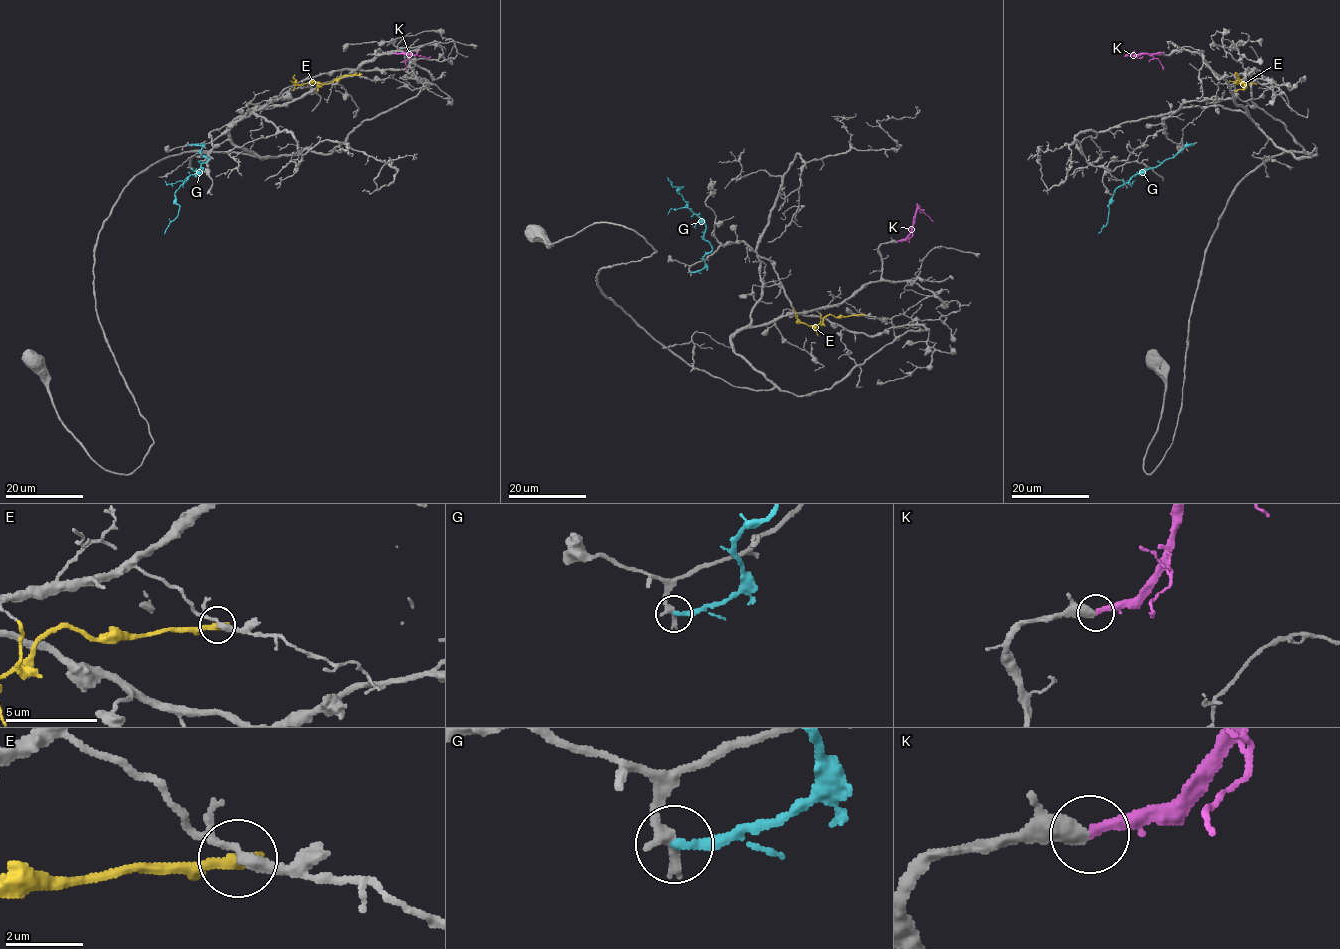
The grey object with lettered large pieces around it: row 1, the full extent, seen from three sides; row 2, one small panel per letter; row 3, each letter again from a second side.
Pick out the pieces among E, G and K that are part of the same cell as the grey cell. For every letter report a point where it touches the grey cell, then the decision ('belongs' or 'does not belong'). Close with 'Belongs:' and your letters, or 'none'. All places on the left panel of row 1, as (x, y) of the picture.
E: contact (359, 75); does not belong
G: contact (188, 144); does not belong
K: contact (394, 53); belongs
Belongs: K

